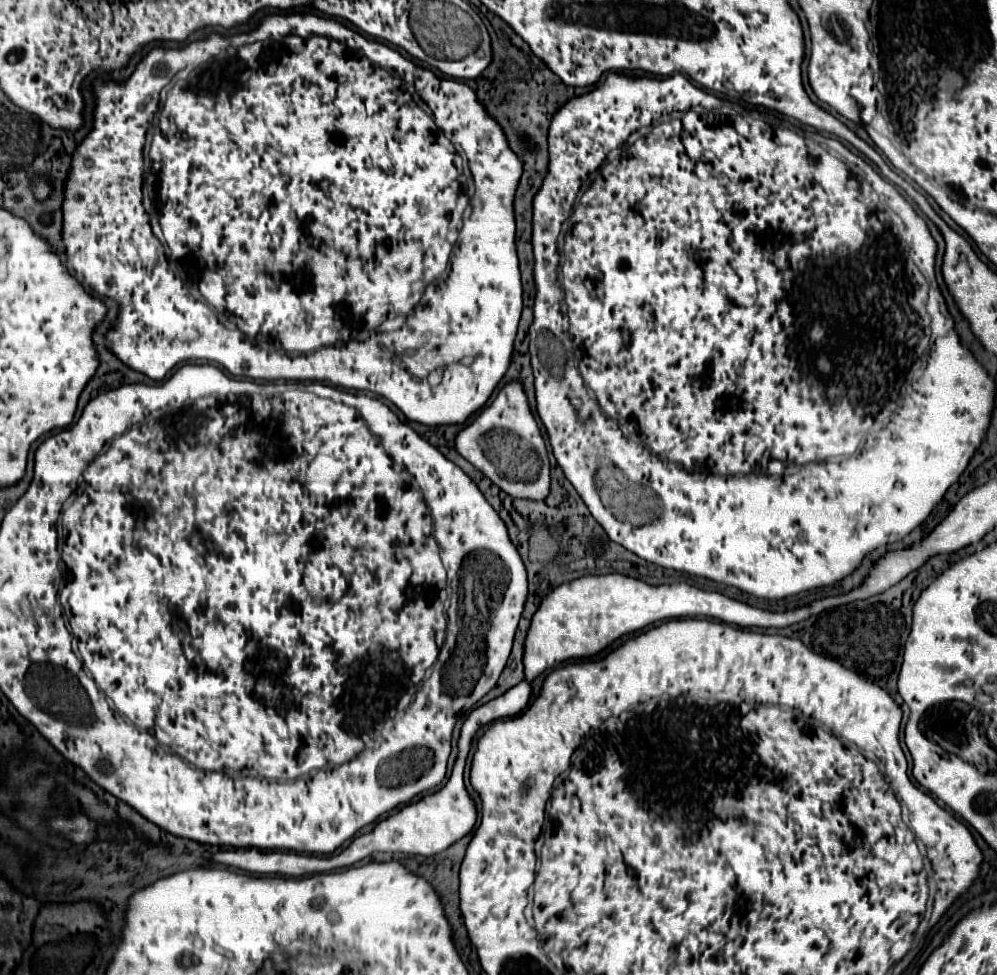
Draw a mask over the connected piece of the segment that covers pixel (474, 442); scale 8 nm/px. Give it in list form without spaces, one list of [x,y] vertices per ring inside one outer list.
[[[519,382],[507,384],[471,426],[457,434],[459,454],[481,470],[495,486],[515,498],[545,500],[549,494],[549,458],[539,426],[529,410],[527,396]]]

